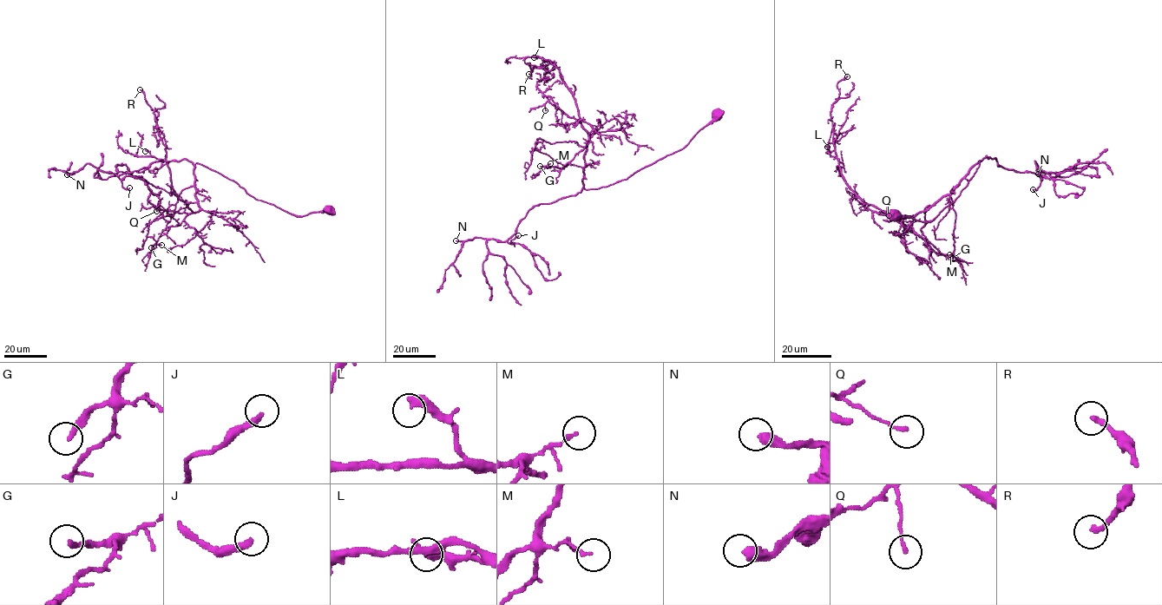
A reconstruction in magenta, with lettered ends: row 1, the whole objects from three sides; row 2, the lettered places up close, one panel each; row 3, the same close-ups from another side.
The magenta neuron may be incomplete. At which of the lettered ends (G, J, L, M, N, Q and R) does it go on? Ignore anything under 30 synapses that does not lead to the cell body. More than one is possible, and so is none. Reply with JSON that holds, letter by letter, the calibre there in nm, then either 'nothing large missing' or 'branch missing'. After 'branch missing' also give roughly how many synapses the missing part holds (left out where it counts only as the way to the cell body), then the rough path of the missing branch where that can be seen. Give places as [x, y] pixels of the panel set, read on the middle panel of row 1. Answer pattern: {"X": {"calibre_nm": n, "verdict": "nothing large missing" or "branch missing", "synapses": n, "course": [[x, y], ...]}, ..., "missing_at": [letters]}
{"G": {"calibre_nm": 220, "verdict": "branch missing", "synapses": 45, "course": [[540, 166], [532, 165], [538, 176], [527, 196]]}, "J": {"calibre_nm": 280, "verdict": "branch missing", "synapses": 30, "course": [[518, 235], [537, 221], [553, 230], [562, 240]]}, "L": {"calibre_nm": 400, "verdict": "nothing large missing"}, "M": {"calibre_nm": 140, "verdict": "nothing large missing"}, "N": {"calibre_nm": 440, "verdict": "branch missing", "synapses": 90, "course": [[456, 240], [430, 233], [417, 222], [406, 221], [393, 232]]}, "Q": {"calibre_nm": 150, "verdict": "nothing large missing"}, "R": {"calibre_nm": 220, "verdict": "nothing large missing"}, "missing_at": ["G", "J", "N"]}

